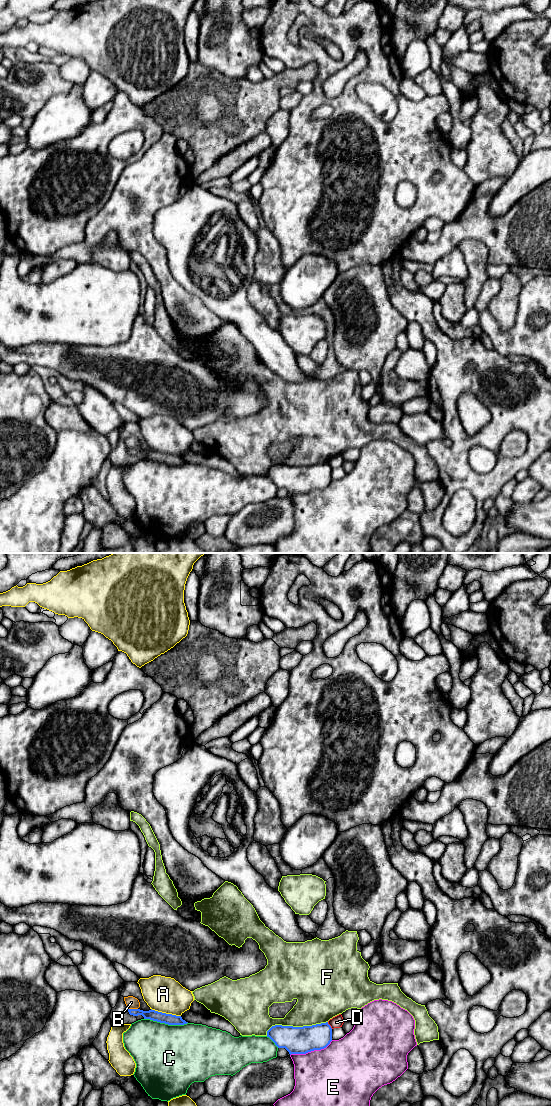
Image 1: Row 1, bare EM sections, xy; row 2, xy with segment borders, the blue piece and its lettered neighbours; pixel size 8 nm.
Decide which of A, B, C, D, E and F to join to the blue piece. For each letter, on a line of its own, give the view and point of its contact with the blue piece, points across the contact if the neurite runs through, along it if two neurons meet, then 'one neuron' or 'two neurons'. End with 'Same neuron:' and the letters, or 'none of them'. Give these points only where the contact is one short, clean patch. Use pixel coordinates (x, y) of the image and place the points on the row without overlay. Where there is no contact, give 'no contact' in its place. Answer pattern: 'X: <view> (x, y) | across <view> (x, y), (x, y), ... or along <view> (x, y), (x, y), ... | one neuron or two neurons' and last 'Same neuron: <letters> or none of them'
A: xy (165, 453) | two neurons
B: xy (133, 449) | along xy (128, 447), (137, 449) | two neurons
C: xy (166, 463) | two neurons
D: xy (329, 465) | two neurons
E: xy (311, 490) | two neurons
F: xy (295, 467) | two neurons
Same neuron: none of them

